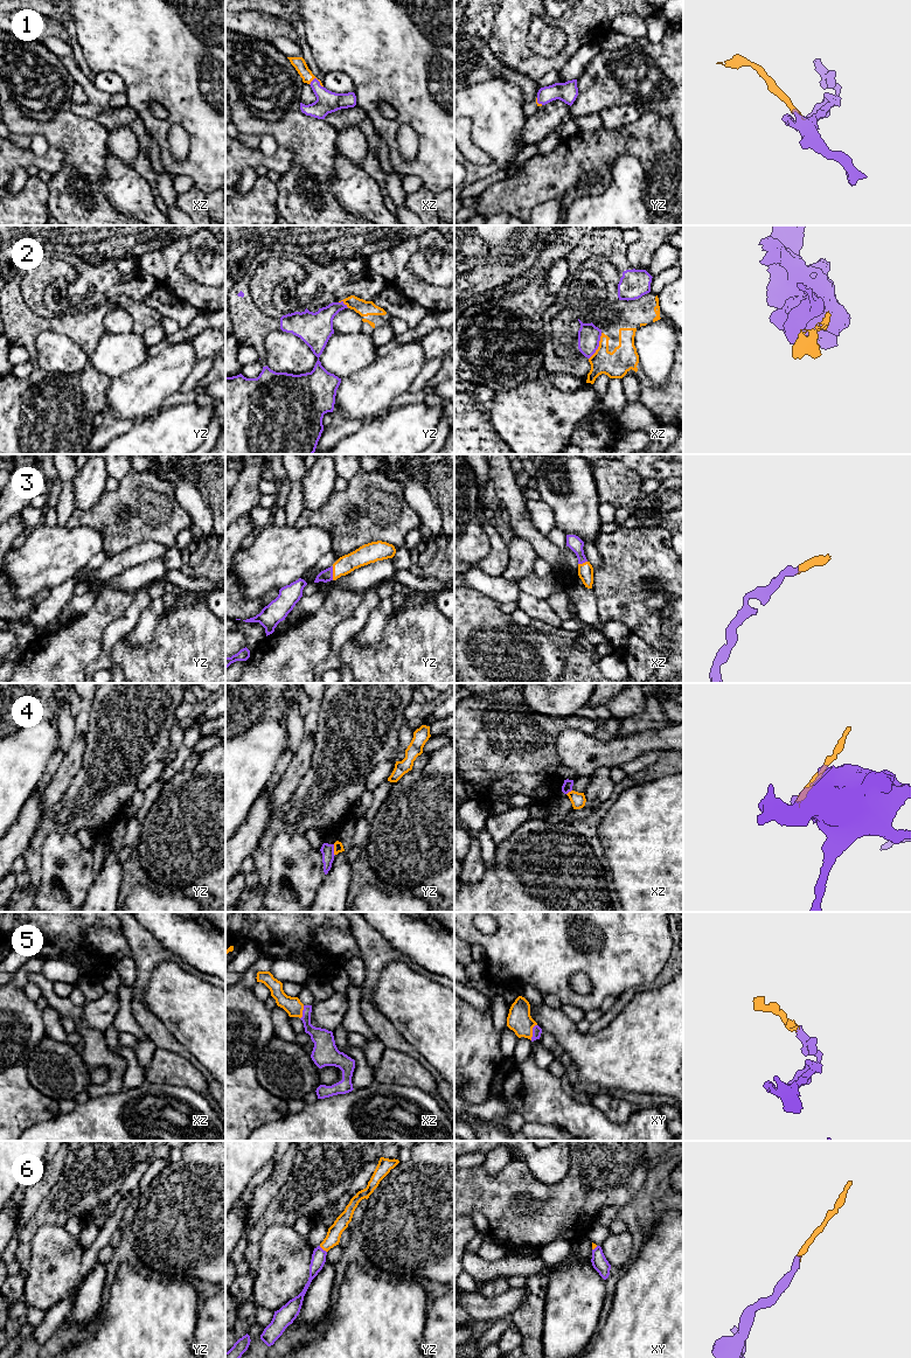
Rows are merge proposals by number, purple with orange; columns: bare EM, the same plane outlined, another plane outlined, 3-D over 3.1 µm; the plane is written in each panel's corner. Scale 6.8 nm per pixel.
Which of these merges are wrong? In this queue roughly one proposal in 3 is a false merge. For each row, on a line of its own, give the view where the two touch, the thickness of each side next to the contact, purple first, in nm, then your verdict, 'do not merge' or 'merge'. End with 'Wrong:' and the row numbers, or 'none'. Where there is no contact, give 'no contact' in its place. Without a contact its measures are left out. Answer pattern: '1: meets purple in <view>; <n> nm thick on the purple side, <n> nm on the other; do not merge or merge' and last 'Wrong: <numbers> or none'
1: meets purple in xz; 160 nm thick on the purple side, 90 nm on the other; merge
2: meets purple in xz; 160 nm thick on the purple side, 190 nm on the other; do not merge
3: meets purple in yz; 90 nm thick on the purple side, 130 nm on the other; merge
4: meets purple in yz; 90 nm thick on the purple side, 60 nm on the other; do not merge
5: meets purple in xy; 60 nm thick on the purple side, 170 nm on the other; merge
6: meets purple in yz; 100 nm thick on the purple side, 100 nm on the other; merge
Wrong: 2, 4

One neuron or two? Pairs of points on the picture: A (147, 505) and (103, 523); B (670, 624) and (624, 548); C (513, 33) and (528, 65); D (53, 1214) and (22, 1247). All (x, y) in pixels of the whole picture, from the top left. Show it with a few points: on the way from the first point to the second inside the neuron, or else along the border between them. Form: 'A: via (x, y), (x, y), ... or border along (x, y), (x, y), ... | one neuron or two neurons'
A: via (137, 515), (129, 523), (113, 523) | one neuron
B: border along (670, 597), (668, 603), (658, 613) | two neurons
C: via (513, 42), (513, 51), (519, 57), (519, 61) | one neuron
D: via (42, 1217), (25, 1237) | one neuron

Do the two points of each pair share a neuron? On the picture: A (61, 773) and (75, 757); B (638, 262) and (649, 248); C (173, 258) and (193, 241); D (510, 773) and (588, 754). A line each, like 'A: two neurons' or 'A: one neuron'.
A: one neuron
B: one neuron
C: one neuron
D: two neurons

